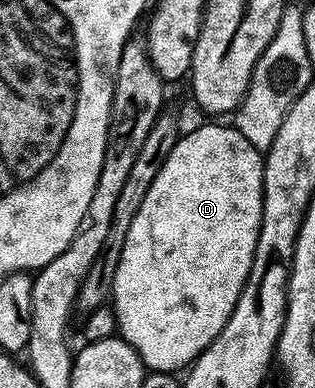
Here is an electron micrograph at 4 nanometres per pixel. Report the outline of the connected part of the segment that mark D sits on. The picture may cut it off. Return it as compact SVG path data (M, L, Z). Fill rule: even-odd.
M198 126L181 135L177 144L168 152L168 160L164 160L164 168L160 168L156 180L152 180L152 188L148 188L148 196L144 196L144 204L140 204L140 212L136 212L136 220L132 220L132 228L128 228L128 236L124 240L124 252L120 252L120 264L116 264L114 277L114 293L112 305L114 315L118 317L117 333L140 356L143 366L150 372L185 371L202 355L220 336L224 324L232 316L232 308L236 308L236 300L240 300L240 292L248 280L248 272L252 268L252 260L256 256L256 240L262 227L262 181L264 180L263 151L258 150L235 129L227 126Z

